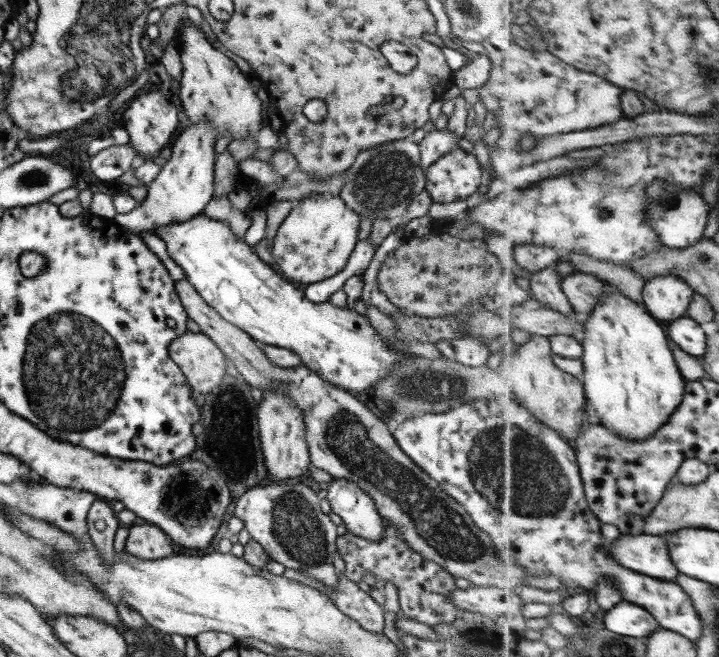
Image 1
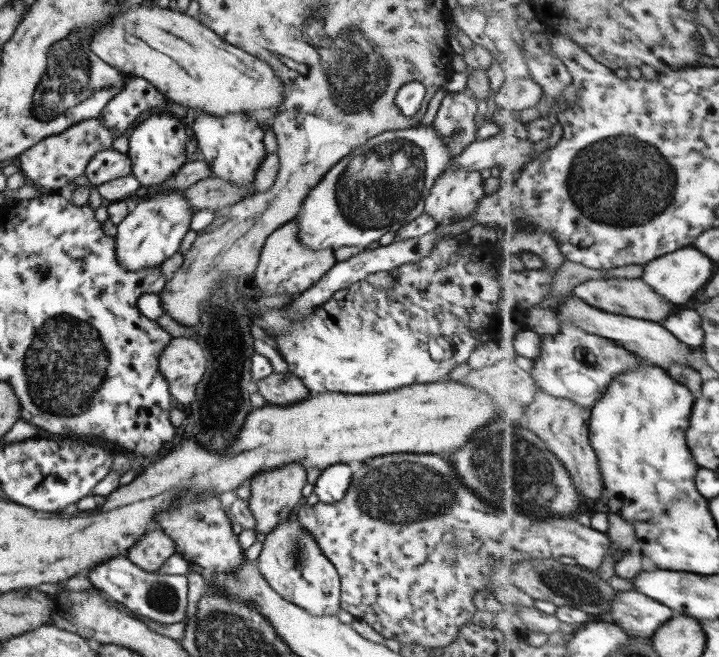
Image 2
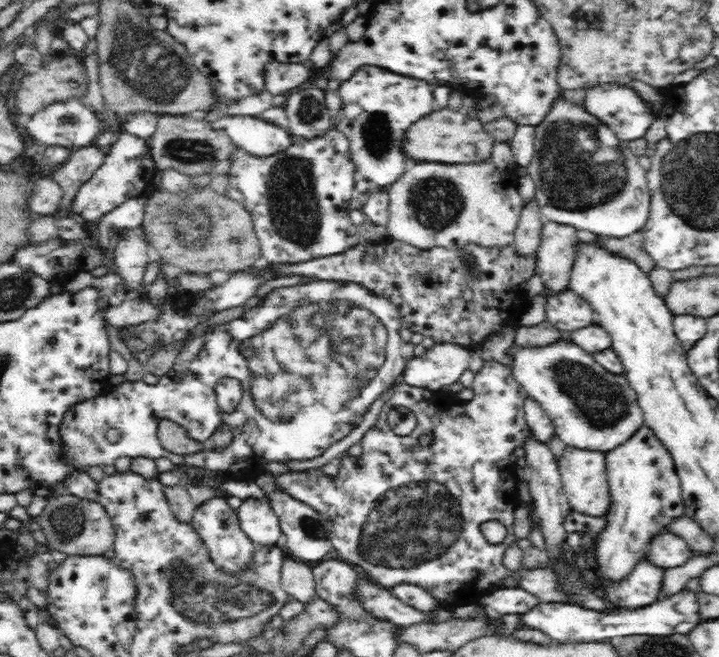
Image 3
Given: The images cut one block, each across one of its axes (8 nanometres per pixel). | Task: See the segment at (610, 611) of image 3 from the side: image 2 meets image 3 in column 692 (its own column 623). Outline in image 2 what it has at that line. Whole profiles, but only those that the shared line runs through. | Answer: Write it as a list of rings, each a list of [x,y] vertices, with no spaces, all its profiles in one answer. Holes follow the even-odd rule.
[[[621,592],[607,618],[640,638],[652,640],[656,631],[675,616],[670,608],[640,592]]]

